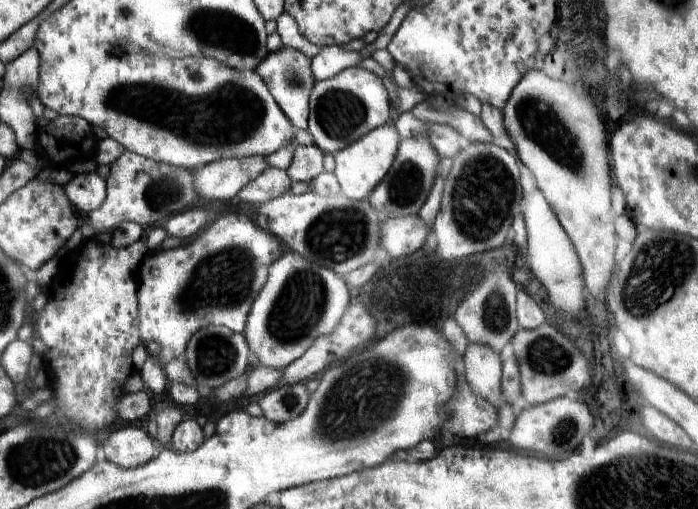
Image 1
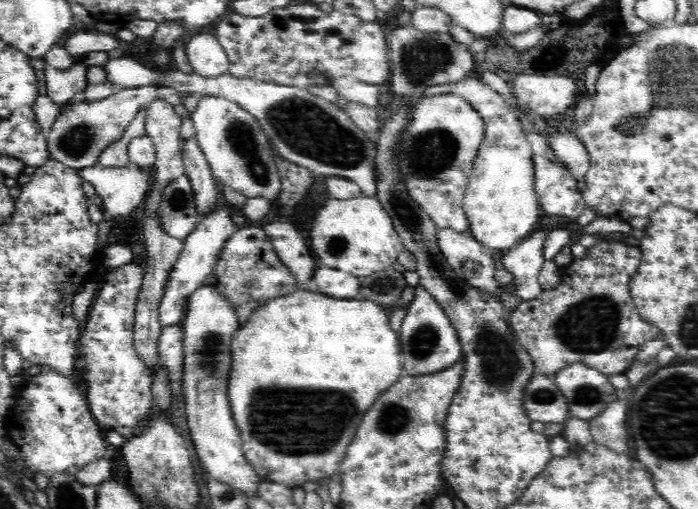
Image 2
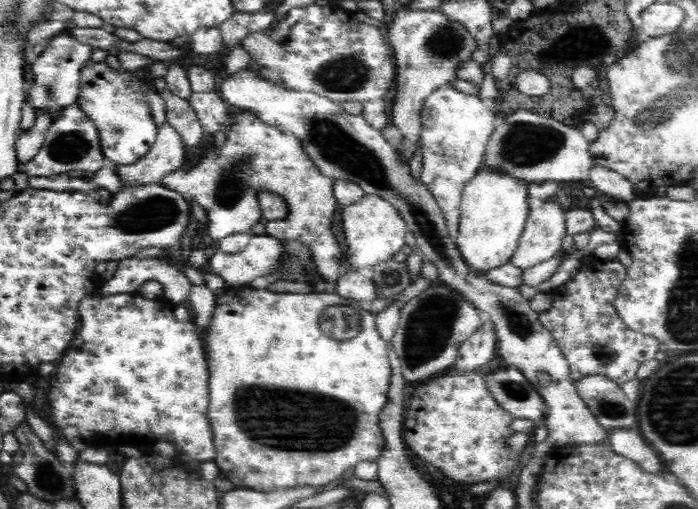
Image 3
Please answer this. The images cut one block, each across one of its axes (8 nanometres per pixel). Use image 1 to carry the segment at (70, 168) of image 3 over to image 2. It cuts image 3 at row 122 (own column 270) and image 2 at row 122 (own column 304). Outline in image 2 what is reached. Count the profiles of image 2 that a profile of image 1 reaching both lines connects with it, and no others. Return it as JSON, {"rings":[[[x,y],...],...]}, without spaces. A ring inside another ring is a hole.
{"rings":[[[138,86],[136,88],[119,88],[108,98],[94,102],[76,102],[61,110],[50,132],[46,136],[50,157],[70,168],[81,169],[98,165],[100,153],[121,138],[126,127],[136,118],[143,105],[162,99],[173,106],[182,103],[184,95],[168,86]]]}

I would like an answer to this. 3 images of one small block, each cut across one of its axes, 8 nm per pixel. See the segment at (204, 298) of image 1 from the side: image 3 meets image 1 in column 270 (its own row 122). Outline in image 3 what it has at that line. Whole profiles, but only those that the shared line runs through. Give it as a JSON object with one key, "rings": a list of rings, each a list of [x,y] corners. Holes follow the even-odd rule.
{"rings":[[[254,109],[238,114],[227,135],[226,144],[222,148],[210,148],[198,166],[194,166],[192,170],[186,170],[186,172],[183,169],[175,170],[162,176],[160,183],[164,187],[168,187],[170,191],[176,191],[180,194],[188,192],[204,208],[208,217],[208,234],[214,242],[228,236],[228,234],[250,232],[250,228],[259,222],[262,218],[262,209],[259,203],[260,190],[269,194],[272,192],[274,195],[280,195],[288,205],[287,218],[268,222],[266,234],[277,238],[287,237],[288,240],[300,240],[303,244],[308,245],[312,255],[314,255],[321,280],[326,280],[335,287],[337,280],[345,271],[345,266],[338,268],[340,262],[344,262],[344,252],[340,249],[342,246],[332,233],[332,218],[336,214],[336,206],[339,203],[333,193],[337,180],[324,174],[318,165],[310,159],[300,137],[295,136],[294,133],[282,131],[280,125],[264,121]]]}

